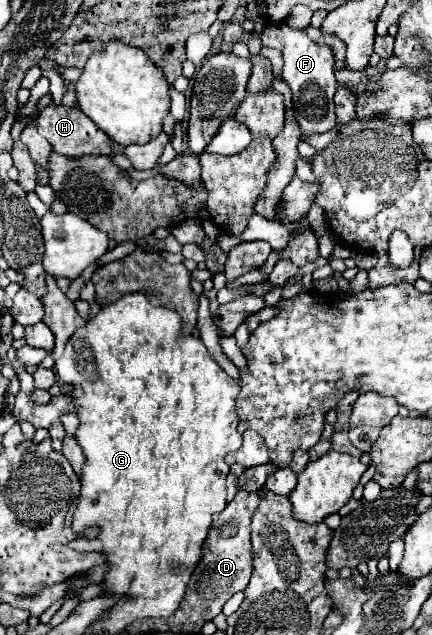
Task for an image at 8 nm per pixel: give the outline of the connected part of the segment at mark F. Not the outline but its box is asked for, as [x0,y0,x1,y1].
[262,23,336,139]

